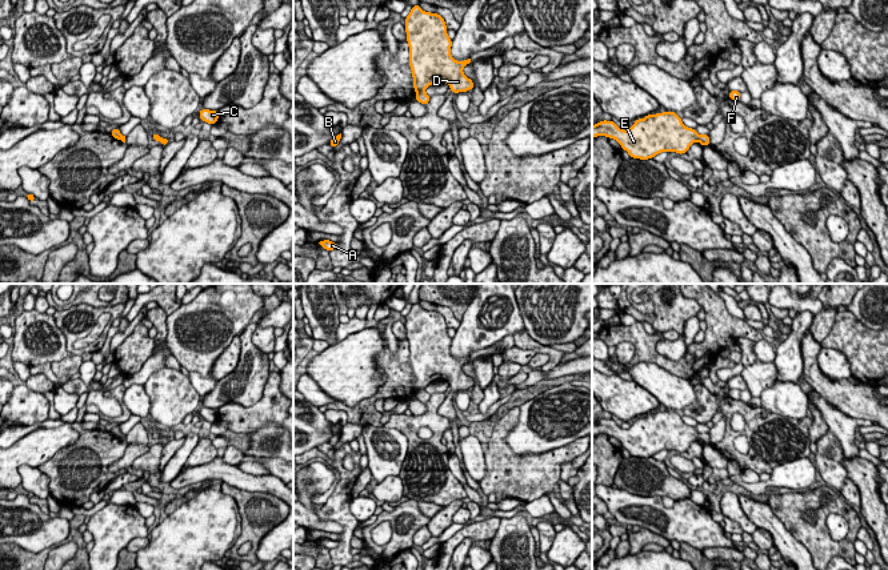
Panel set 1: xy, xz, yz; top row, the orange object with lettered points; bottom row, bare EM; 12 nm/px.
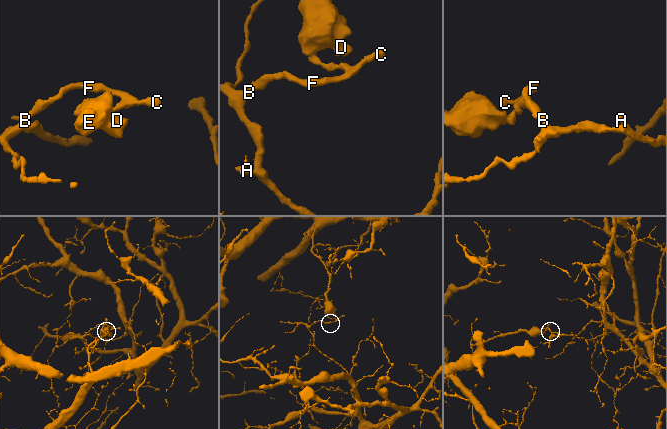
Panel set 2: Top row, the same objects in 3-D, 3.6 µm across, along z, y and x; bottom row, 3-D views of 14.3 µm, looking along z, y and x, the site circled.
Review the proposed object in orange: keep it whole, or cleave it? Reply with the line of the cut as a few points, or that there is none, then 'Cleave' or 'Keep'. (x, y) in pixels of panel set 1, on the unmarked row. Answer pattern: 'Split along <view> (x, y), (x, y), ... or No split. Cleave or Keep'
Split along xz (423, 388), (418, 390). Cleave

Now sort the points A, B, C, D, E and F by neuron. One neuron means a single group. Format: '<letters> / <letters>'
A B C F / D E

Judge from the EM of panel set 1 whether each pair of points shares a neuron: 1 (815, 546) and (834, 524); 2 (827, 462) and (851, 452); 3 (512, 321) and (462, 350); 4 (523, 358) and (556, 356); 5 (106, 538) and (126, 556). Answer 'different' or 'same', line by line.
1: different
2: different
3: same
4: different
5: different

